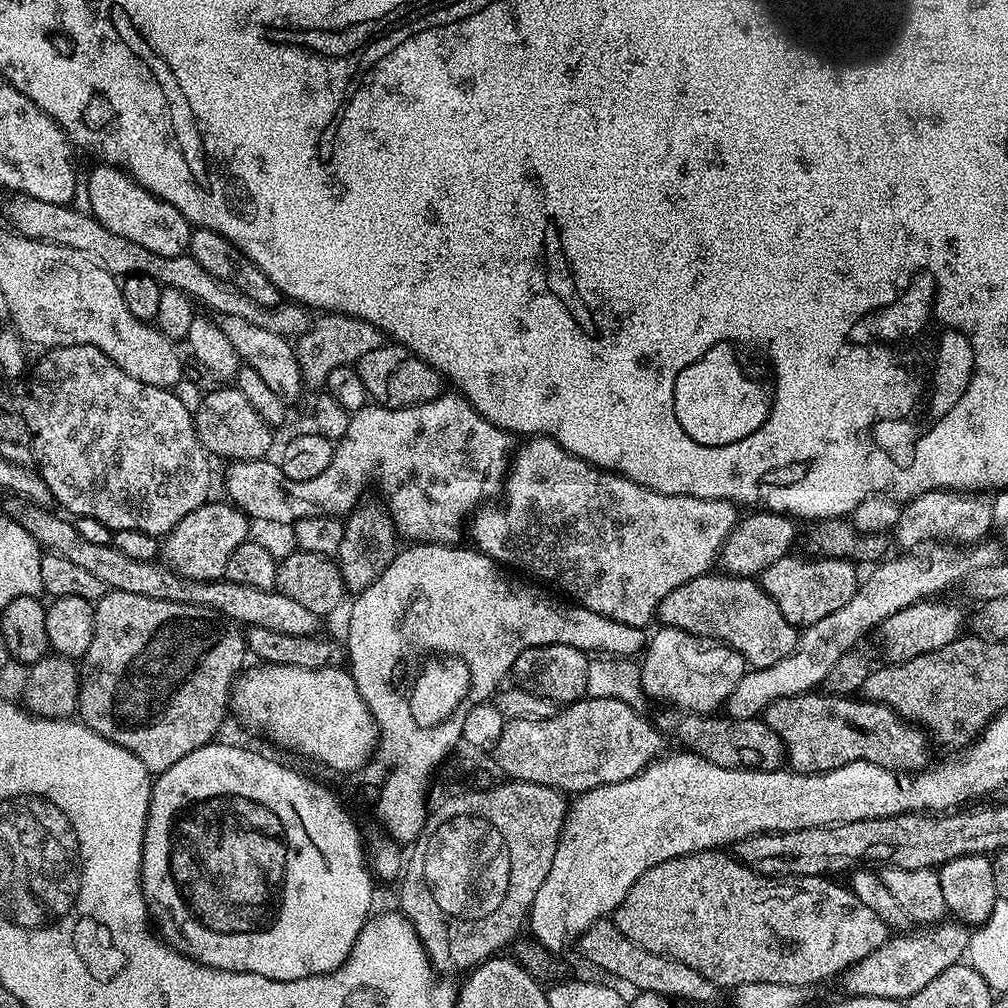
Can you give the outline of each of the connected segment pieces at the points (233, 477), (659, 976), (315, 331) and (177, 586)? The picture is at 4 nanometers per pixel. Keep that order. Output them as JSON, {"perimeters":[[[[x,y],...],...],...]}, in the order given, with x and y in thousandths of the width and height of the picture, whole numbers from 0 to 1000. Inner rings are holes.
{"perimeters":[[[[438,391],[427,399],[406,405],[378,405],[366,403],[348,410],[349,418],[343,431],[330,443],[329,457],[315,474],[308,478],[292,478],[280,470],[277,459],[269,455],[240,456],[229,461],[223,474],[225,495],[250,516],[268,515],[291,521],[295,516],[309,512],[344,513],[358,499],[361,483],[370,476],[377,483],[380,499],[393,519],[394,529],[402,537],[418,540],[451,541],[456,527],[473,504],[500,487],[510,451],[509,430],[499,429],[468,406],[468,402],[455,391]]],[[[606,912],[591,913],[573,931],[575,944],[591,960],[620,972],[632,985],[648,984],[654,988],[688,992],[690,996],[702,996],[712,987],[712,981],[704,970],[696,970],[692,962],[681,958],[681,954],[673,954],[664,948],[654,948],[621,931],[617,923]]],[[[338,310],[317,312],[314,314],[314,317],[313,314],[309,318],[306,328],[296,334],[292,344],[303,382],[307,386],[317,387],[324,382],[330,367],[335,367],[335,363],[352,362],[353,358],[367,351],[367,347],[375,347],[383,334],[375,327],[375,323],[359,315],[341,313]]],[[[8,494],[3,507],[13,516],[20,517],[20,521],[40,539],[41,545],[56,548],[62,554],[75,559],[79,564],[93,569],[97,577],[103,579],[104,584],[124,587],[125,589],[141,589],[145,593],[157,593],[165,597],[178,599],[191,599],[207,603],[215,607],[224,615],[229,615],[238,621],[259,623],[260,625],[276,625],[276,629],[300,629],[312,631],[318,626],[318,612],[312,609],[312,605],[304,605],[292,597],[292,593],[284,593],[284,589],[273,585],[256,585],[256,581],[240,581],[236,577],[220,575],[186,575],[162,559],[150,556],[137,558],[121,550],[110,540],[88,538],[77,530],[74,519],[63,511],[55,512],[52,506],[40,504],[36,500],[25,499],[19,494]]]]}

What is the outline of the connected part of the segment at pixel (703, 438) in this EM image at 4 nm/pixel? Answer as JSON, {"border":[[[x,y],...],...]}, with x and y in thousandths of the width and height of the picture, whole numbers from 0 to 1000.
{"border":[[[724,339],[712,340],[673,371],[669,385],[670,411],[677,427],[693,441],[720,442],[735,438],[754,425],[763,411],[763,384],[740,373],[729,348]]]}

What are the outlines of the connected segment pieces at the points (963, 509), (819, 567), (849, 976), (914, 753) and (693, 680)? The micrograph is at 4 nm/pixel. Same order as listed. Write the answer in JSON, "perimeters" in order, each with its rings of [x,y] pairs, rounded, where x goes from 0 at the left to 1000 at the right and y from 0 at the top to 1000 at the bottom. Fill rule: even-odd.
{"perimeters":[[[[930,486],[920,488],[918,492],[906,492],[894,503],[887,536],[889,535],[897,546],[908,546],[934,534],[963,542],[977,535],[983,529],[980,528],[983,524],[986,524],[984,496],[979,491]]],[[[783,550],[761,562],[752,570],[754,584],[764,593],[768,593],[768,601],[776,605],[776,613],[787,619],[792,625],[803,623],[808,617],[820,613],[839,601],[843,593],[847,593],[855,574],[850,561],[843,556],[828,556],[827,554],[803,554],[801,551]]],[[[933,915],[926,925],[914,929],[906,927],[886,928],[867,946],[859,946],[850,956],[844,956],[835,965],[837,984],[843,988],[866,988],[867,990],[887,990],[900,994],[915,978],[920,978],[926,970],[931,970],[935,962],[953,955],[960,943],[961,922],[951,915]]],[[[807,685],[797,687],[795,690],[772,692],[766,695],[758,703],[756,713],[778,737],[780,758],[787,766],[822,766],[824,762],[839,760],[844,754],[861,754],[864,758],[886,764],[916,764],[923,758],[921,754],[923,734],[918,723],[895,713],[886,702],[869,694],[827,690]]],[[[662,621],[652,624],[648,631],[646,628],[634,656],[640,691],[659,694],[655,696],[662,696],[681,706],[709,707],[722,694],[728,681],[732,681],[732,673],[739,669],[736,649],[715,635],[705,635]]]]}

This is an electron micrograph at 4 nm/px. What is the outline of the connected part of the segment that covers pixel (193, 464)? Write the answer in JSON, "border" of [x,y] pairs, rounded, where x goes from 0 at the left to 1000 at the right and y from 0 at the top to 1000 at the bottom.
{"border":[[[84,341],[50,345],[27,374],[24,398],[19,398],[28,430],[32,433],[32,455],[40,473],[50,482],[53,497],[72,513],[97,514],[112,528],[141,526],[162,534],[188,506],[207,499],[206,483],[210,464],[194,430],[189,404],[186,405],[174,388],[129,375],[125,367],[112,361],[101,347]]]}

